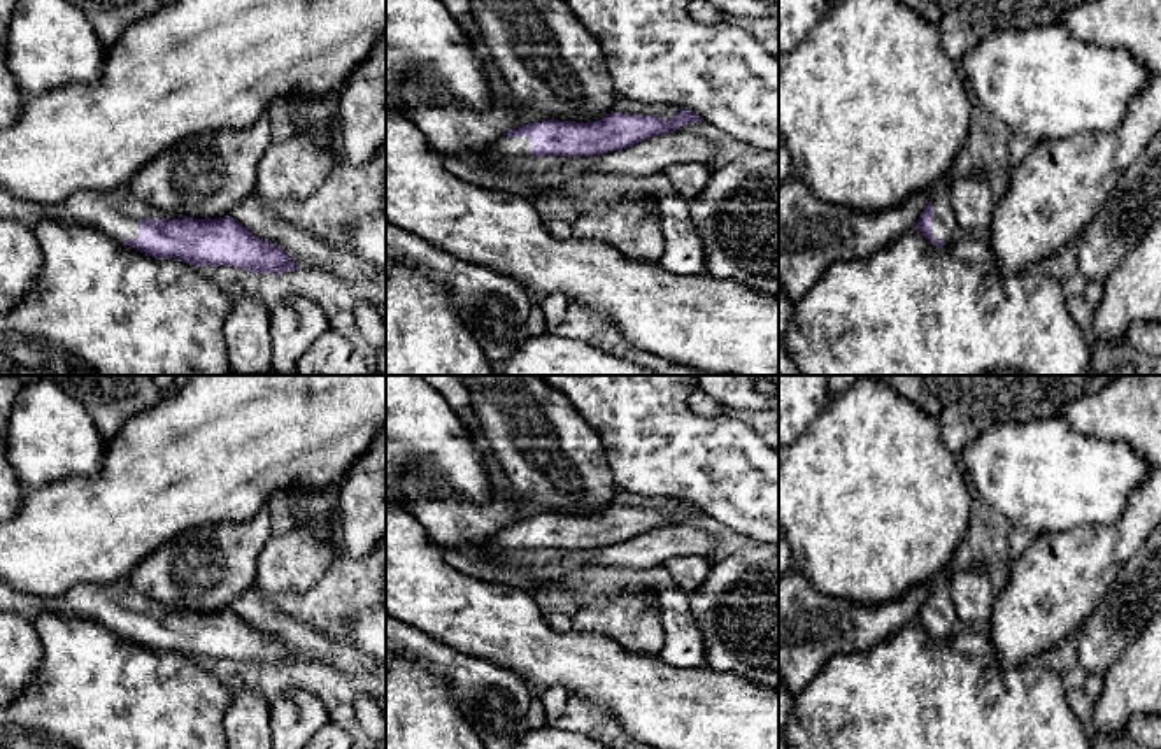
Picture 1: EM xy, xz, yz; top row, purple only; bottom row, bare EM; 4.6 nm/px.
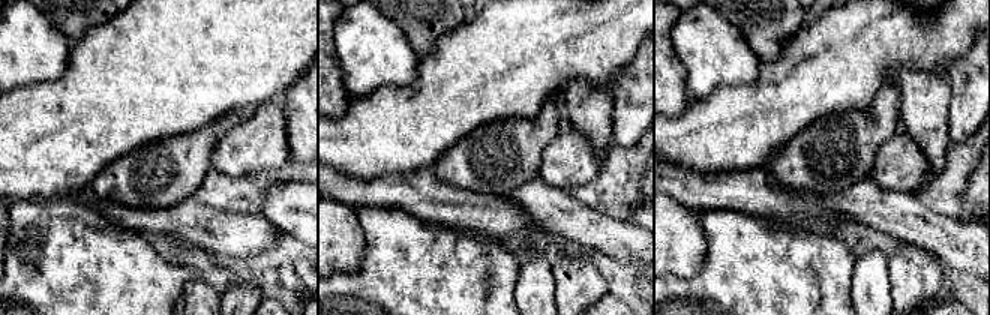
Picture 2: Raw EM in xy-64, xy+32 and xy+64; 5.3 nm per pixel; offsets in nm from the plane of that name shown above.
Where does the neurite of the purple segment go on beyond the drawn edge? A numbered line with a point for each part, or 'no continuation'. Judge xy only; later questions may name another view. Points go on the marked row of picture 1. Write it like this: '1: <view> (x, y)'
1: xy (116, 214)

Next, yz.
1: yz (944, 221)

